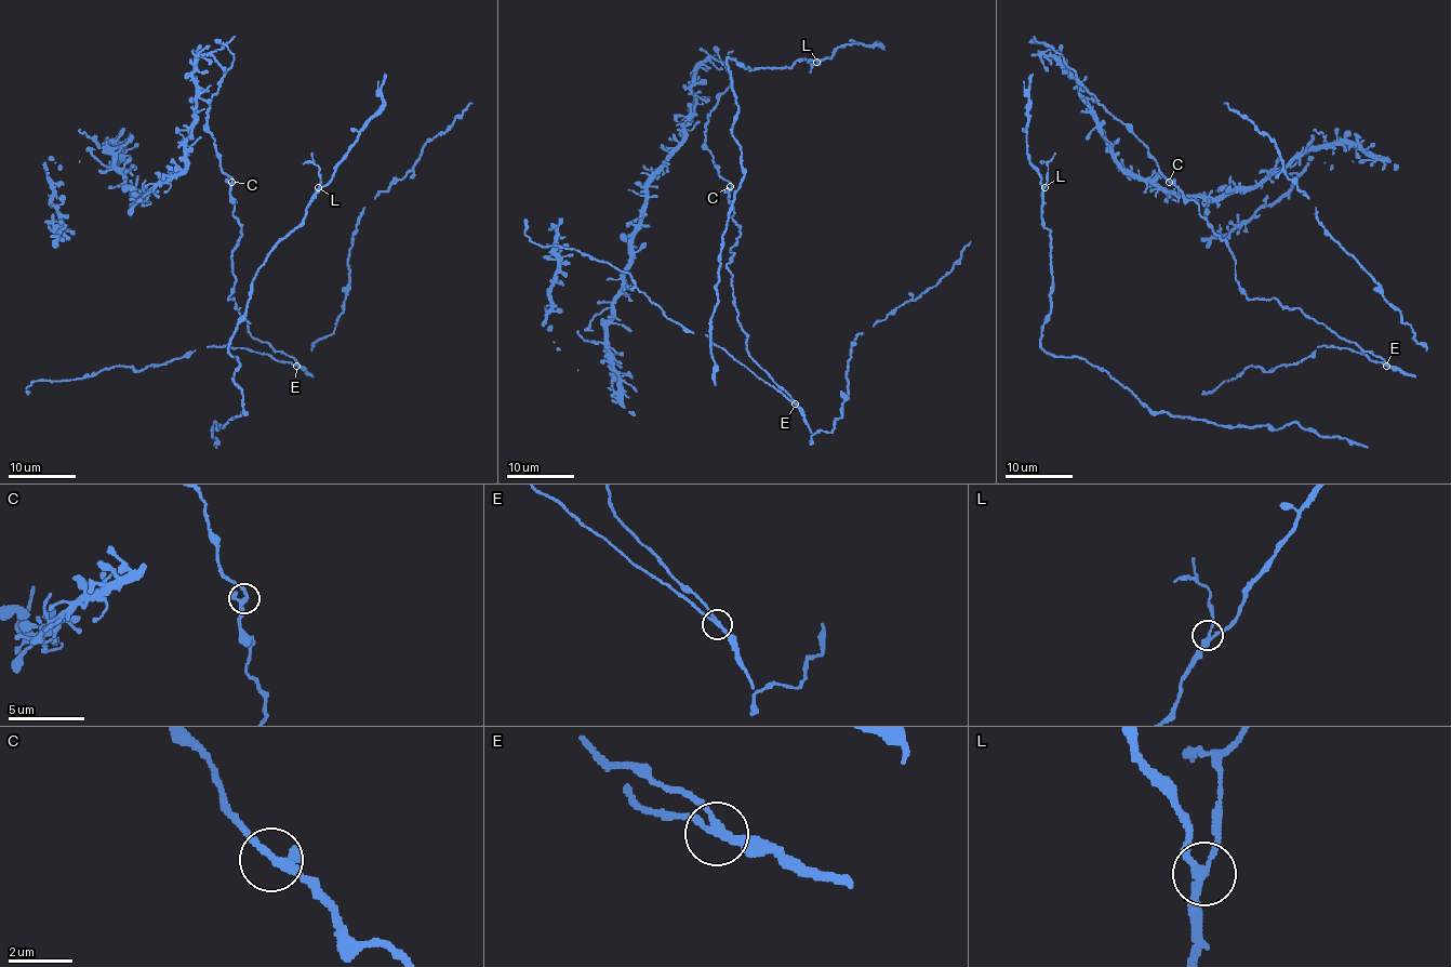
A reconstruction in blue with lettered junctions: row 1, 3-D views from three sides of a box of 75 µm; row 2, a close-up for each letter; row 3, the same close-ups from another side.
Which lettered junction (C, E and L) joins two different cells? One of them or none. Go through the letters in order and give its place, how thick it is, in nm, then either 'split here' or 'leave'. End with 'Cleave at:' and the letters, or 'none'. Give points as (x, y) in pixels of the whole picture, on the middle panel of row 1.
C: at (730, 186); 200 nm thick; leave
E: at (795, 403); 200 nm thick; leave
L: at (816, 62); 220 nm thick; split here
Cleave at: L

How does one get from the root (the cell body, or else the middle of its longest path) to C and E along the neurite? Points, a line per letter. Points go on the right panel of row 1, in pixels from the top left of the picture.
C: (1270, 300), (1250, 300), (1235, 277), (1235, 262), (1228, 244), (1199, 214), (1199, 208), (1169, 182)
E: (1270, 300), (1275, 297), (1282, 306), (1300, 307), (1342, 339), (1356, 342), (1365, 350), (1378, 355), (1386, 366)

